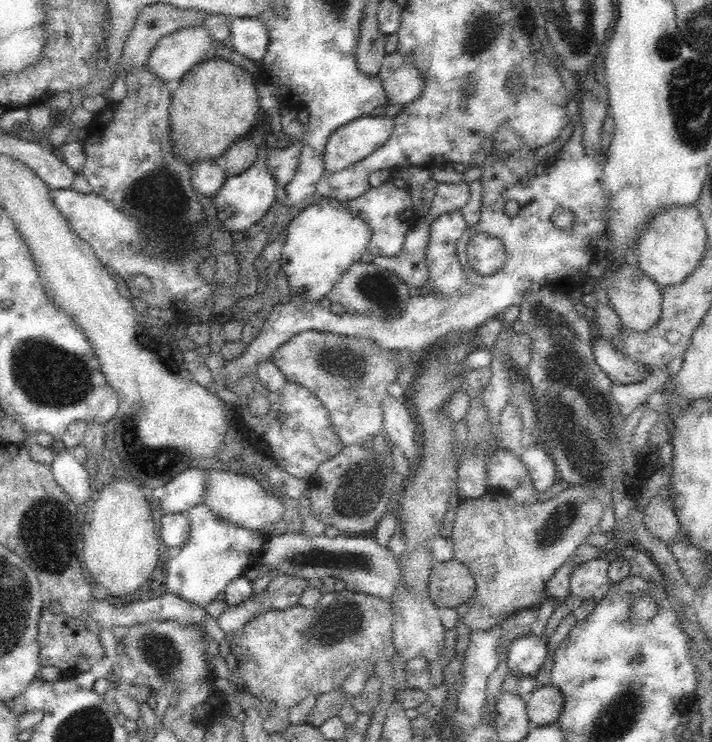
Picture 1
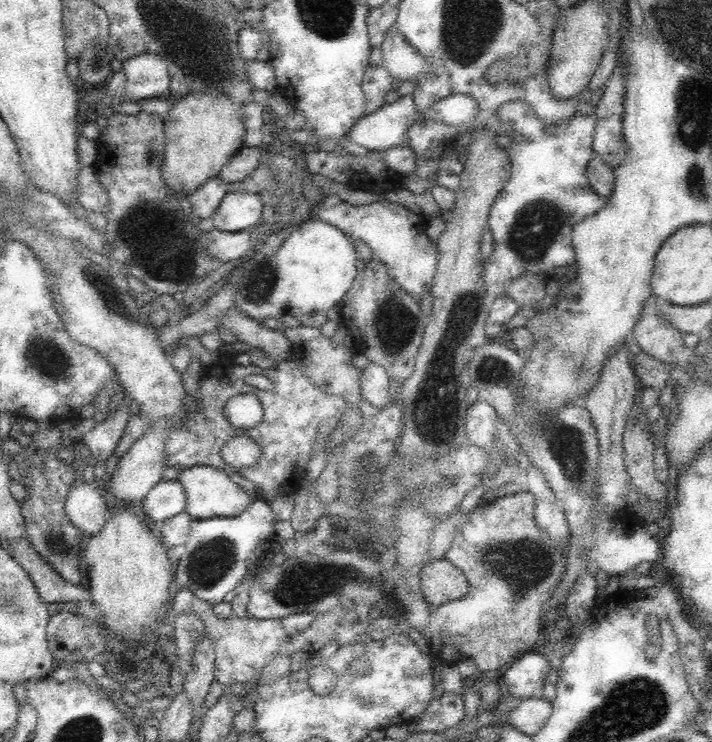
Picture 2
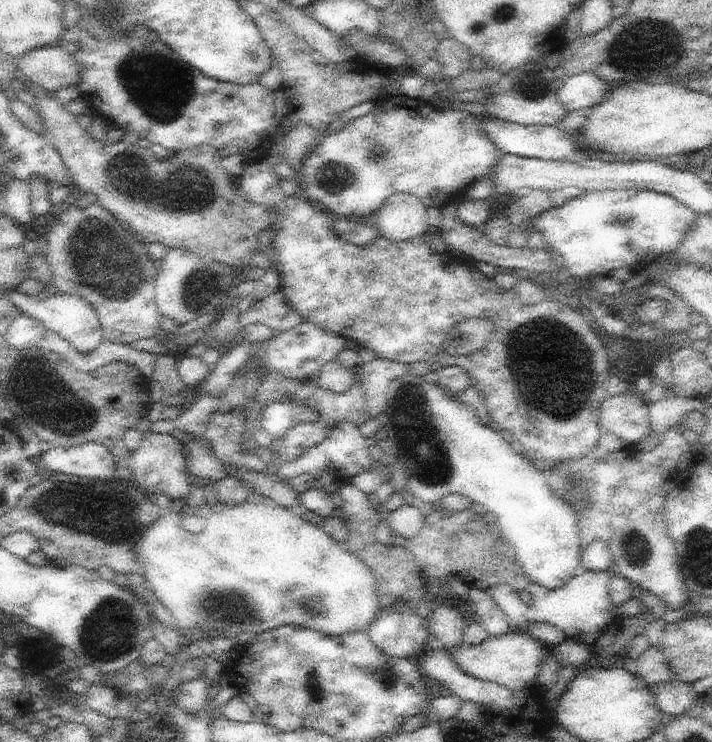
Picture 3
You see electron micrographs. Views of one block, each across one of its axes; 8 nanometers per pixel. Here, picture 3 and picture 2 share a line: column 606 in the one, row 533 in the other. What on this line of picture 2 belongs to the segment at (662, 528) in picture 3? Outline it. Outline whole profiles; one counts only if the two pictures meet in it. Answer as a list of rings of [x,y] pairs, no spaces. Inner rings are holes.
[[[524,489],[523,492],[497,498],[486,506],[479,504],[466,516],[443,559],[462,570],[470,586],[462,598],[431,608],[430,621],[420,631],[429,644],[431,657],[436,656],[440,661],[448,662],[472,658],[480,676],[488,670],[500,669],[506,662],[512,662],[536,644],[542,628],[542,604],[554,594],[562,573],[566,570],[567,558],[565,550],[561,550],[538,528],[534,510],[535,497]]]

